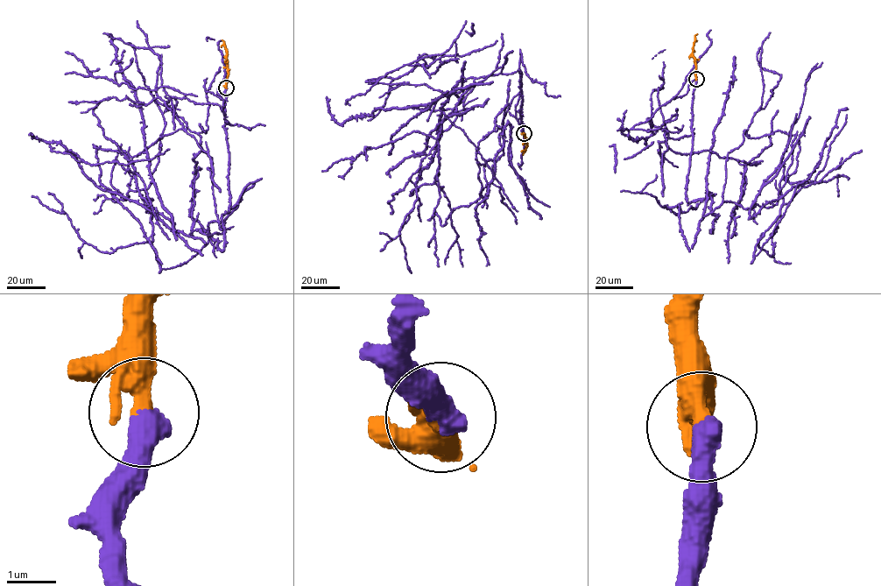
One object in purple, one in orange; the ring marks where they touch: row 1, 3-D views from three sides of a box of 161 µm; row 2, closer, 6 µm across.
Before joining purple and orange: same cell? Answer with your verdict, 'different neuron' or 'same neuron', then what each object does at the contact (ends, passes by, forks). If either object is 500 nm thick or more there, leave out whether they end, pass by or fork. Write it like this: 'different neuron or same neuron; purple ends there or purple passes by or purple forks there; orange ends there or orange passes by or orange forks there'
same neuron; purple ends there; orange passes by

